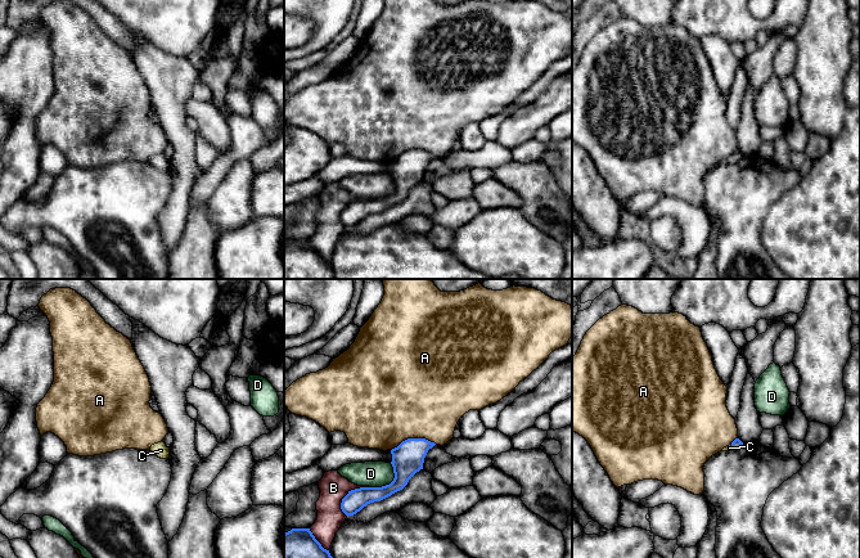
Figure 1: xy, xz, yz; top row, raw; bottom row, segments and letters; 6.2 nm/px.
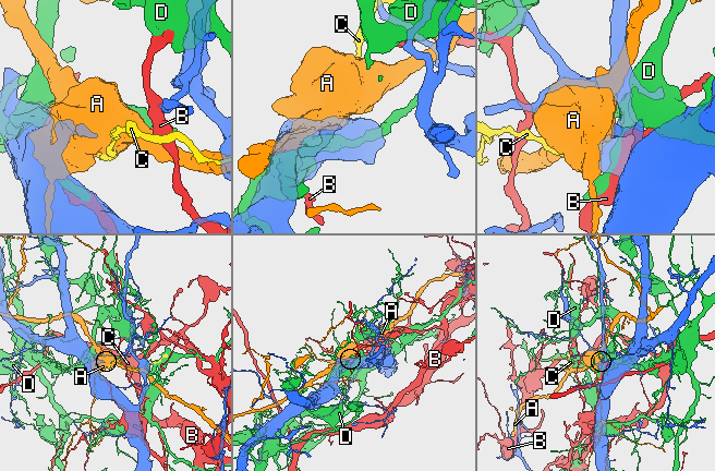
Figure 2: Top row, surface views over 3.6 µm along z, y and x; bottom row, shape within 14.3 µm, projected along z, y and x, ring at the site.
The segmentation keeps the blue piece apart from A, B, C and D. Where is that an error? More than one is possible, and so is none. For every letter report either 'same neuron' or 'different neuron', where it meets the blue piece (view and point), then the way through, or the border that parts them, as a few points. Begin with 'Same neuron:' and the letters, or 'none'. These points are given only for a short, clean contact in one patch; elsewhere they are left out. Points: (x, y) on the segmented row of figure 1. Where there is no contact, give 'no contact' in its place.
Same neuron: C
A: different neuron | xz (413, 439)
B: different neuron | xz (346, 495)
C: same neuron | yz (733, 446) | across yz (737, 444), (733, 446), (729, 448)
D: different neuron | xz (390, 484)

